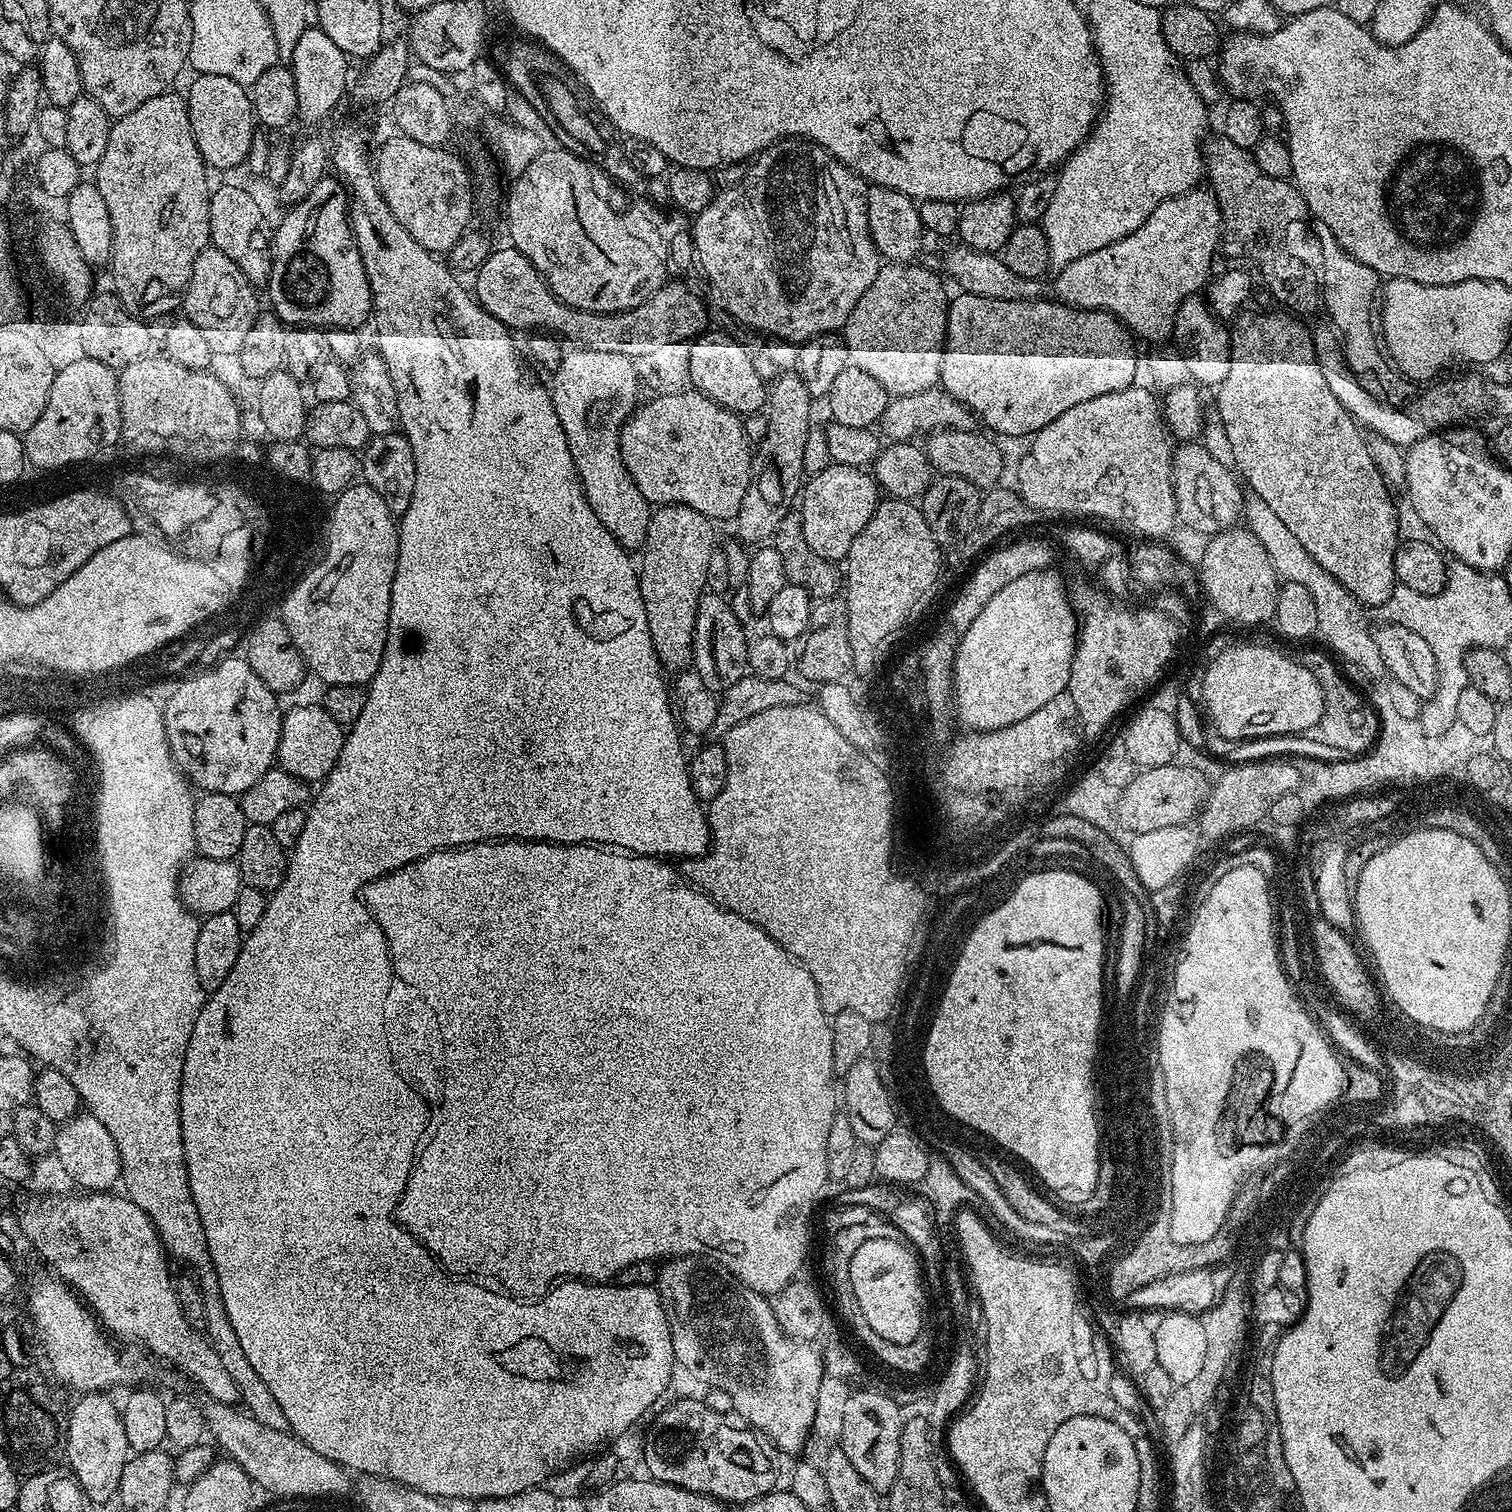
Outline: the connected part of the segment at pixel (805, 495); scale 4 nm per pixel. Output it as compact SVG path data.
M833 462L818 474L808 476L798 504L802 530L810 550L818 558L840 562L847 557L850 546L870 522L878 503L878 485L864 468Z

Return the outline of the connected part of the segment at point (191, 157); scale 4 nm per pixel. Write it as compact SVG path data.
M169 90L119 117L112 125L106 154L96 164L94 175L94 183L102 198L106 198L110 226L114 230L111 291L127 312L148 318L163 317L163 312L170 311L175 304L177 307L198 254L210 244L210 172L190 130L187 99L176 90Z

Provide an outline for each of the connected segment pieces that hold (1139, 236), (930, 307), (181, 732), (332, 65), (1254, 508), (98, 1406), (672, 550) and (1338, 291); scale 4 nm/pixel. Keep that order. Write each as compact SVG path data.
M1204 186L1191 188L1162 202L1134 234L1059 269L1051 295L1071 308L1108 312L1133 337L1141 336L1152 344L1168 340L1184 300L1195 297L1209 283L1212 259L1223 232L1216 195Z
M888 262L870 282L870 290L858 298L850 318L842 329L844 346L848 348L849 361L855 367L866 370L873 378L882 382L889 397L918 394L940 383L944 340L948 336L949 293L944 293L944 284L920 262Z
M226 664L224 672L208 672L208 680L192 680L190 702L176 702L174 720L168 724L168 736L174 737L170 750L177 768L197 789L239 797L277 763L282 707L276 700L277 693L271 692L258 674L248 672L247 666Z
M309 26L295 43L288 62L296 88L297 121L308 128L316 128L327 120L346 88L348 57L319 26Z
M1251 494L1244 497L1243 523L1249 532L1254 534L1266 546L1266 554L1270 554L1270 562L1274 566L1277 577L1284 582L1298 582L1298 586L1306 586L1314 598L1314 606L1318 610L1318 636L1324 639L1341 661L1345 660L1348 664L1353 664L1356 668L1361 668L1368 676L1385 675L1384 663L1378 654L1375 635L1364 624L1360 624L1360 616L1355 612L1354 601L1349 596L1348 591L1338 583L1338 581L1326 574L1310 554L1306 554L1306 546L1294 538L1294 533L1284 523L1278 519L1278 514L1262 502L1262 498Z
M85 1392L67 1413L68 1431L62 1441L63 1451L68 1451L68 1464L82 1490L90 1497L93 1505L100 1506L120 1491L122 1470L130 1459L126 1442L126 1430L122 1427L120 1408L103 1392Z
M662 504L653 511L648 523L648 533L644 539L642 555L638 560L640 593L646 606L646 622L650 626L650 638L654 642L656 657L661 665L668 668L689 667L692 659L692 639L694 638L694 618L700 597L705 595L710 570L710 558L717 551L716 532L713 521L698 514L690 506L681 504Z
M1319 225L1317 229L1314 234L1320 247L1322 302L1325 311L1328 310L1331 325L1340 333L1345 360L1356 373L1359 368L1364 368L1364 332L1368 332L1368 284L1375 284L1380 276L1372 267L1358 262L1342 250L1341 244L1328 227Z

